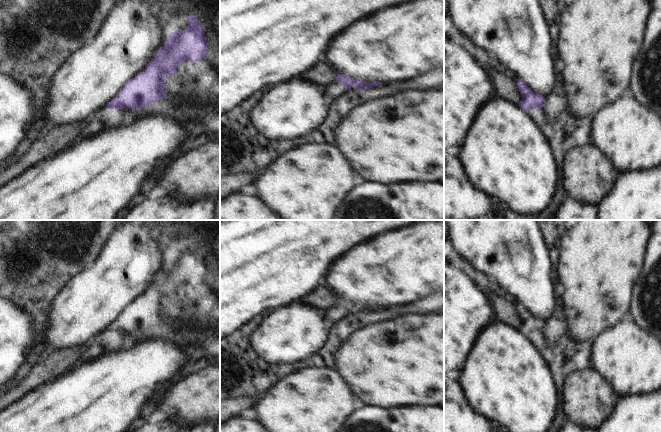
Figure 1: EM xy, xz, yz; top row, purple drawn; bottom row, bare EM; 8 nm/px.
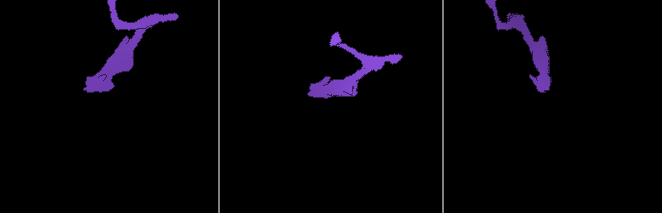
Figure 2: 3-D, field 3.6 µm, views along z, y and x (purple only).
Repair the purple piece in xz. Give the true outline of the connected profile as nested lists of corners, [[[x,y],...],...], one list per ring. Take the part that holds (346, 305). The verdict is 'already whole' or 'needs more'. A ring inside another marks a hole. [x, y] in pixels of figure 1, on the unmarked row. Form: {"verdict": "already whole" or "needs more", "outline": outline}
{"verdict": "needs more", "outline": [[[337,298],[336,304],[337,305],[332,310],[324,311],[327,320],[333,323],[340,318],[344,318],[351,310],[354,310],[357,314],[368,314],[375,310],[382,310],[379,306],[365,307],[359,303],[354,303],[344,298]]]}

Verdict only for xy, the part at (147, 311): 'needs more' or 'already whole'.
needs more

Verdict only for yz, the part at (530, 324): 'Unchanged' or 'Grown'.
Grown.

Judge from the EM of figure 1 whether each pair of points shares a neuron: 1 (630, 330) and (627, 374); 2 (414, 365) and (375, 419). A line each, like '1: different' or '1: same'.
1: same
2: different

